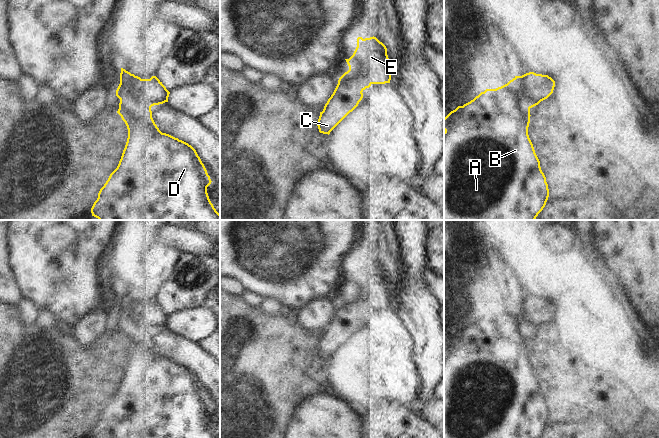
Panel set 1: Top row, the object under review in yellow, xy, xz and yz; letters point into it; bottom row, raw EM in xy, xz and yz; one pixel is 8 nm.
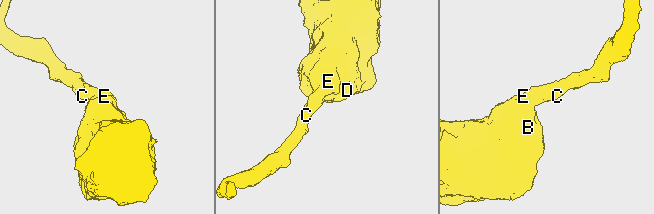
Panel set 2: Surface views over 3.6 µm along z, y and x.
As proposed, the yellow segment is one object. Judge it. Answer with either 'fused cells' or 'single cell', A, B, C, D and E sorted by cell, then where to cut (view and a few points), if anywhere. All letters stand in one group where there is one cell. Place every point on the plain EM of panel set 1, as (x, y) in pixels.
single cell | A B C D E | no cut

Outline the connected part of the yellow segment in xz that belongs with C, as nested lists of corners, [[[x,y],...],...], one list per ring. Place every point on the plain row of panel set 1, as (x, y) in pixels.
[[[376,261],[363,263],[357,262],[357,271],[349,283],[345,283],[349,294],[338,304],[338,308],[324,330],[317,346],[320,357],[330,358],[330,356],[359,328],[363,322],[363,315],[372,308],[390,307],[391,291],[387,279],[386,270]]]

